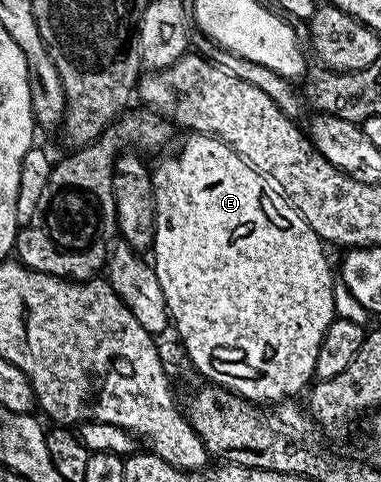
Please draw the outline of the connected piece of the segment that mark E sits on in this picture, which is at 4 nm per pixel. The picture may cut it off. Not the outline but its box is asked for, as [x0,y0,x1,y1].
[151,132,337,404]

